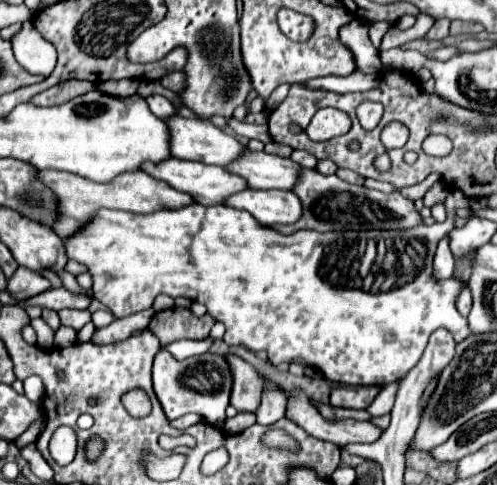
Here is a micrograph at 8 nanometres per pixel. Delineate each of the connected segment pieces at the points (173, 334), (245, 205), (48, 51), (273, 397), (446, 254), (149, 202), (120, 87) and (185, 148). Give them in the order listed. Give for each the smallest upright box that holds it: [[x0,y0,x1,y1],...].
[[149,307,215,345],[225,191,301,225],[11,21,57,77],[257,378,287,427],[433,237,453,279],[37,171,193,239],[97,79,139,97],[163,113,245,167]]

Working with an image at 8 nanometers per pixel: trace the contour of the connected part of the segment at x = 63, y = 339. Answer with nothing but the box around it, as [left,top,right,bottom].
[53,325,77,349]

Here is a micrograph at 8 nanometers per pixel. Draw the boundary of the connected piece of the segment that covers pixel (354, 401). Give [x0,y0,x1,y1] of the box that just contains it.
[329,385,381,409]

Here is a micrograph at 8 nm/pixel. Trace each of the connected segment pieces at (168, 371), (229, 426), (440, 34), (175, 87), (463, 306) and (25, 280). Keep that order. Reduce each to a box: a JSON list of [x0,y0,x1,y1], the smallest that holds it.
[[153,349,231,423],[225,413,255,435],[425,19,449,39],[161,71,185,91],[457,287,471,317],[7,267,51,301]]

